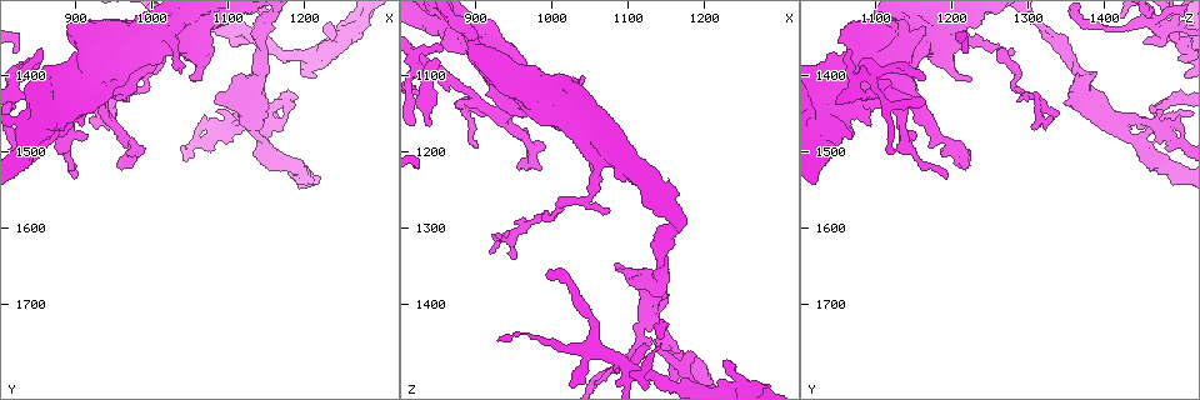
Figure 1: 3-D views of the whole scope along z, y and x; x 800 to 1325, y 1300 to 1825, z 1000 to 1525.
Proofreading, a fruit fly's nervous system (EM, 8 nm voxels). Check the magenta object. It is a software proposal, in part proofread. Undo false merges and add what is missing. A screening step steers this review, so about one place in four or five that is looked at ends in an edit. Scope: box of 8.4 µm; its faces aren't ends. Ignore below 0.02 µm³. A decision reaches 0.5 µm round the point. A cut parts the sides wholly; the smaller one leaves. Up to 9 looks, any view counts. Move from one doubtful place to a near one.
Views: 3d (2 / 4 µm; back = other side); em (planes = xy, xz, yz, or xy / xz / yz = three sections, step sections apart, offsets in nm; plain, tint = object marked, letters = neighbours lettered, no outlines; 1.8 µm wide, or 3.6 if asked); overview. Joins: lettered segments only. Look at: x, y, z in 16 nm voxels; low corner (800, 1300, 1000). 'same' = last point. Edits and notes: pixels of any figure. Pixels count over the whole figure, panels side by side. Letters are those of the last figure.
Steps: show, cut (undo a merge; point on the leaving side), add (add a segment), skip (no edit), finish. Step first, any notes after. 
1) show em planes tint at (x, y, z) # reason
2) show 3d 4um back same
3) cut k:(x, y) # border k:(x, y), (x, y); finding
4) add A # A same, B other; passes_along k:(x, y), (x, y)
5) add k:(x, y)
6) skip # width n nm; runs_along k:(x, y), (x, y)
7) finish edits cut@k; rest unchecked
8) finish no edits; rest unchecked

show em xz step 8 tint at (1115, 1330, 1490)

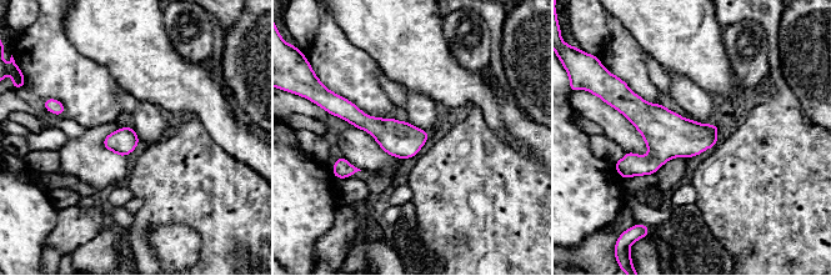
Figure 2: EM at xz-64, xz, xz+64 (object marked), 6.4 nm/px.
show em xz step 8 letters same # see the neighbours

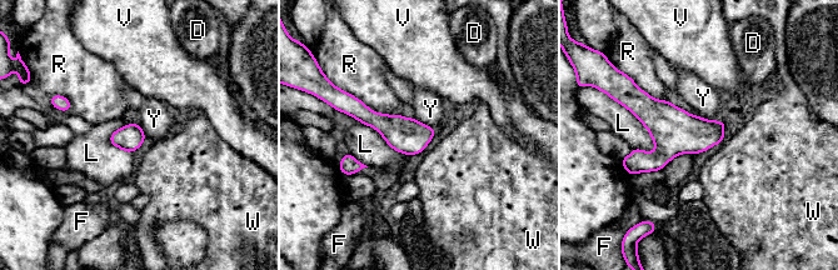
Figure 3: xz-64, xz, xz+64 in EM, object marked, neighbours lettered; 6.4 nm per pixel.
skip # D other, F other, L other, R other, V other, W other, Y other; border 3:(414, 118), (435, 130); all the same cell

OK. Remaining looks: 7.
show em planes letters at (955, 1515, 1220) # an open end

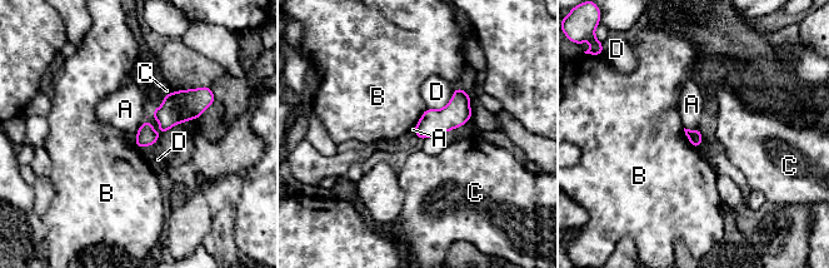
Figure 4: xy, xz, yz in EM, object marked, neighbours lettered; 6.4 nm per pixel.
skip # A other, B other, C other, D other; border 4:(684, 127), (700, 129); no lettered segment goes on from it

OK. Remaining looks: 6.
show em xz step 8 tint at (1060, 1355, 1225) # abrupt turn

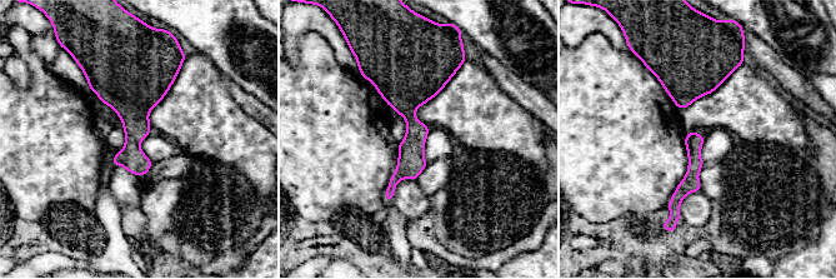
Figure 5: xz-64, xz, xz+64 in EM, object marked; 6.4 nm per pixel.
show em planes tint same

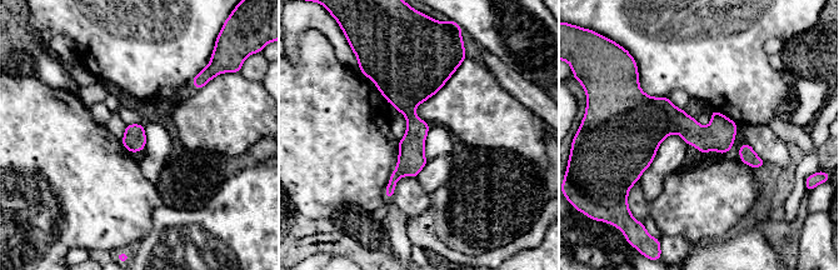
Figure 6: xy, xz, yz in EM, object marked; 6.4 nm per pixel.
show em planes letters same # see the neighbours

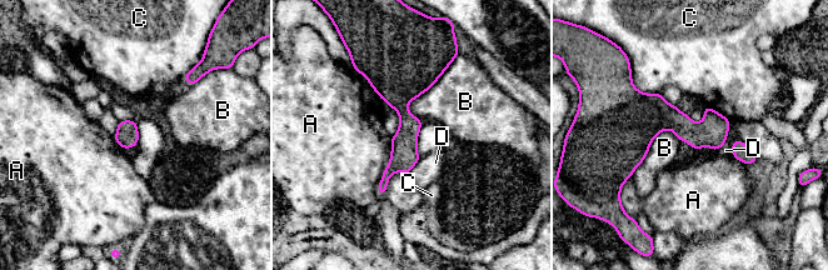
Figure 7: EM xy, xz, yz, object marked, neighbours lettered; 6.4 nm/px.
skip # A other, B other, C other, D other; border 7:(455, 58), (409, 103), (415, 118); continuous, no second cell

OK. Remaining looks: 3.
show em 3.6um xy step 4 tint at (1000, 1345, 1125) # four or more arms meet

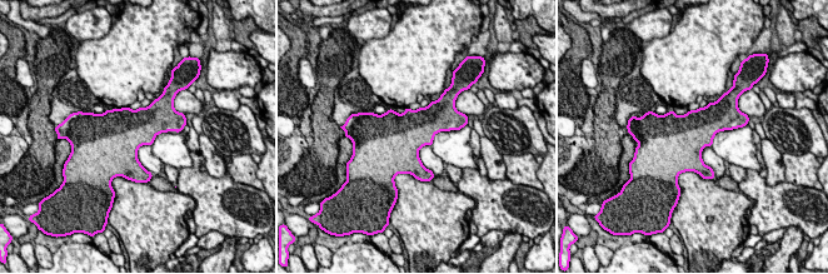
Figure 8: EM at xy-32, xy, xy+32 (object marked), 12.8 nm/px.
show em 3.6um planes letters same # cut it another way

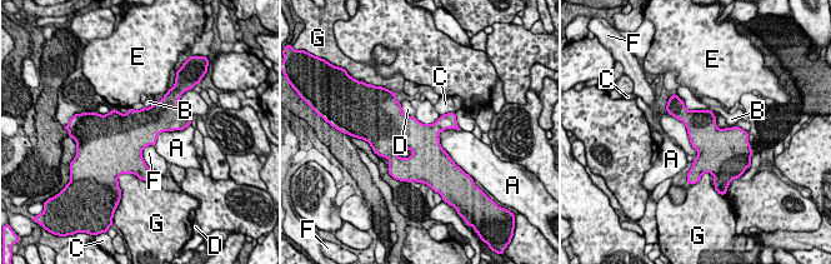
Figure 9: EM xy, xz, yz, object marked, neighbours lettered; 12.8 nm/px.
skip # A other, B other, C other, D other, E other, F other, G other; border 9:(666, 111), (685, 125), (695, 159); one cell here

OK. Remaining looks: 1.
finish no edits; rest unchecked

